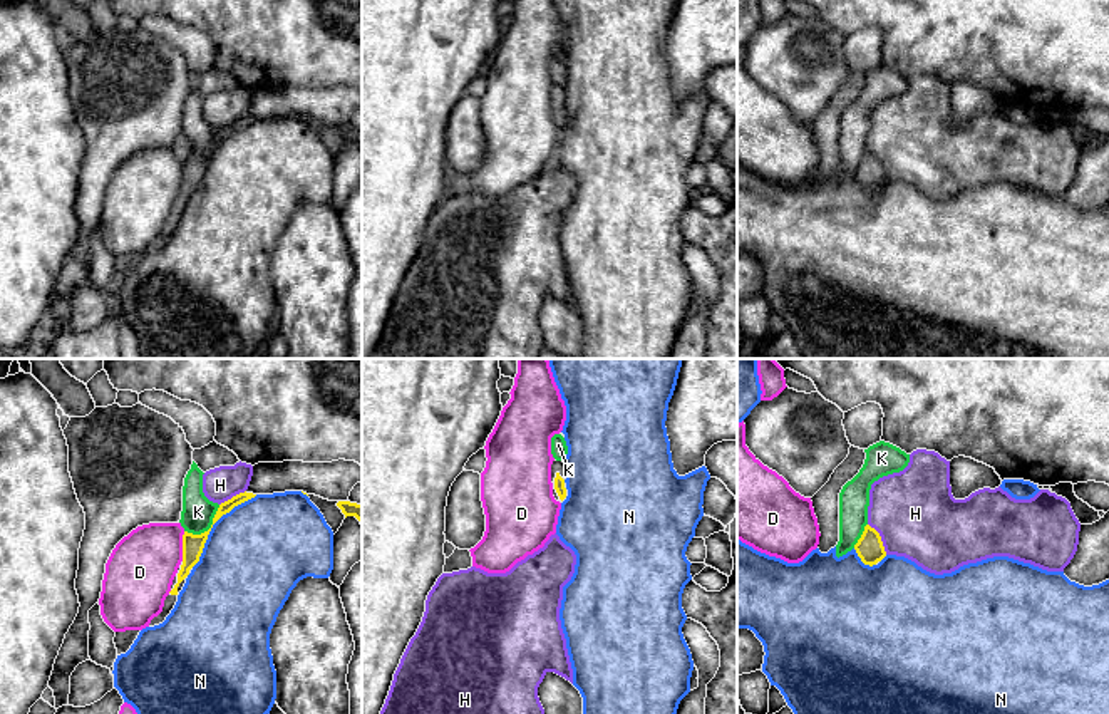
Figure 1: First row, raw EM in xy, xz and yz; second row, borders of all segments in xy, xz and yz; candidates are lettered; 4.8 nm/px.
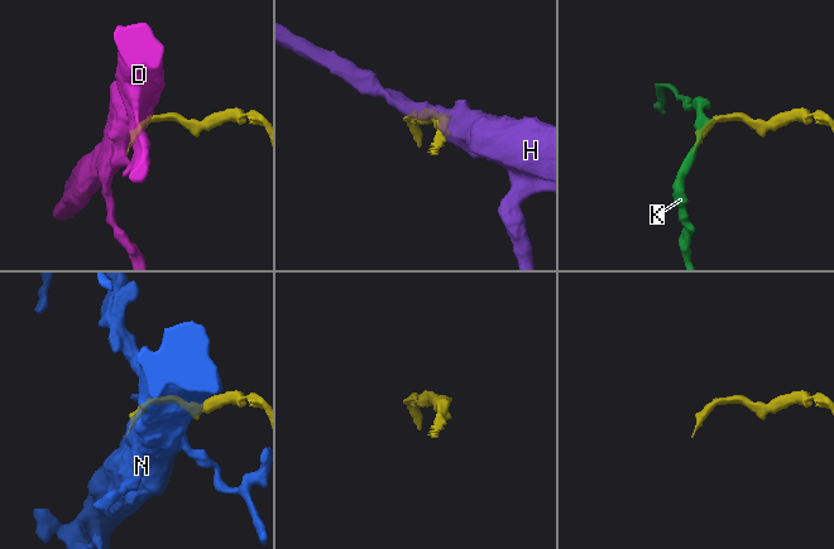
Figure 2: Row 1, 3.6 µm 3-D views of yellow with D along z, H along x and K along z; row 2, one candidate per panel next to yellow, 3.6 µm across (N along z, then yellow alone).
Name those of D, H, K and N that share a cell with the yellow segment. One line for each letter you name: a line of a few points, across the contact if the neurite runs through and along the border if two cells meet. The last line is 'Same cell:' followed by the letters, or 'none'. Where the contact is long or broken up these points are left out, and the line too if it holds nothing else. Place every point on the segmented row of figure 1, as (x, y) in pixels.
Same cell: none

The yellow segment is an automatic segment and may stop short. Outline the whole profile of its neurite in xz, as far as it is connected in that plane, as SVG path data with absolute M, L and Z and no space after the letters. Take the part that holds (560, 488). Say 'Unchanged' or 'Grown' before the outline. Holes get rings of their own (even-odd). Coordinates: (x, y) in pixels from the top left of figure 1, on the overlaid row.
Grown. M554 459L551 464L551 483L553 483L553 496L560 503L563 503L568 496L565 479L566 479L565 463Z

